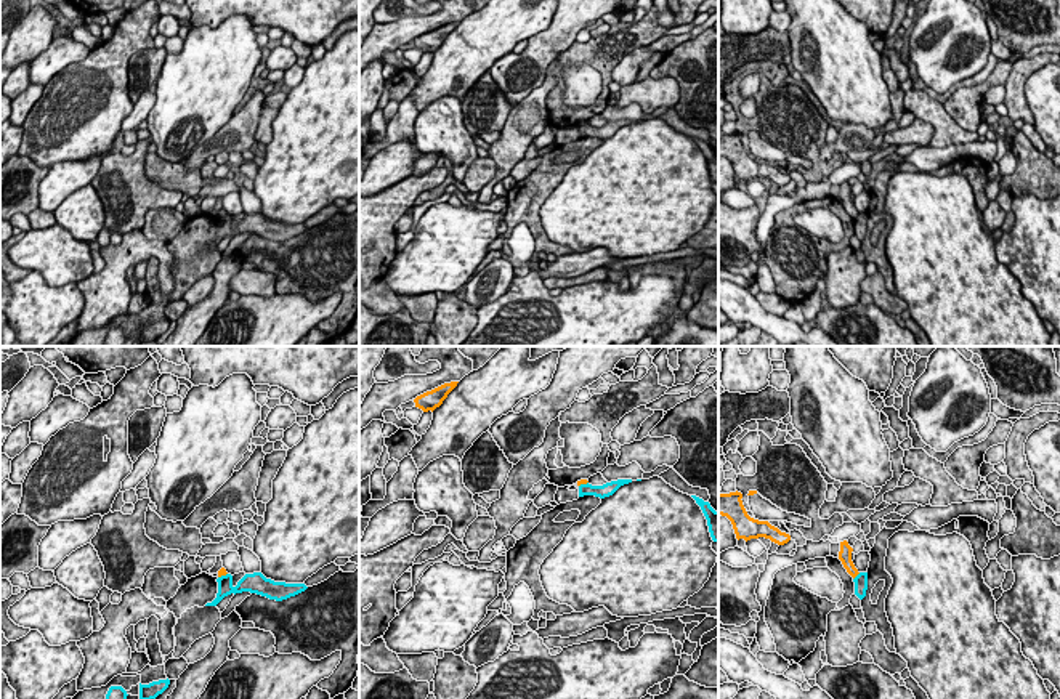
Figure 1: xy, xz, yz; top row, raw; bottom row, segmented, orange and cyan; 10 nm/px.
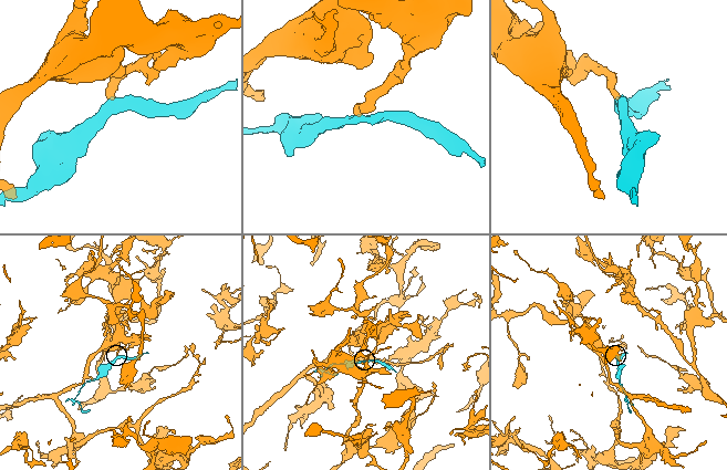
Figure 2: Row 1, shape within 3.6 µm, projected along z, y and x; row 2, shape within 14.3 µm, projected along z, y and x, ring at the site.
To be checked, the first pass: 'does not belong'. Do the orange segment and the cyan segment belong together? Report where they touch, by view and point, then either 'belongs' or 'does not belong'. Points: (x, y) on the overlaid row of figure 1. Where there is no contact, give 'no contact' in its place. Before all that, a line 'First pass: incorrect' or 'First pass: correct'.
First pass: correct
yz (857, 574) | does not belong

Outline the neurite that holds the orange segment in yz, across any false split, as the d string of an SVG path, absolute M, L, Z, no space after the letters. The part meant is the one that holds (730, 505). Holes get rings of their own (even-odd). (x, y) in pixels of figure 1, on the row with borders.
M741 492L718 494L718 515L726 516L734 529L736 539L765 537L778 545L784 545L791 540L791 535L781 532L778 527L771 526L768 521L759 521L747 515L742 505Z

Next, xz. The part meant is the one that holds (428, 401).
M459 382L444 383L431 391L427 391L414 399L415 407L423 412L435 410L443 404L447 394L457 386Z

